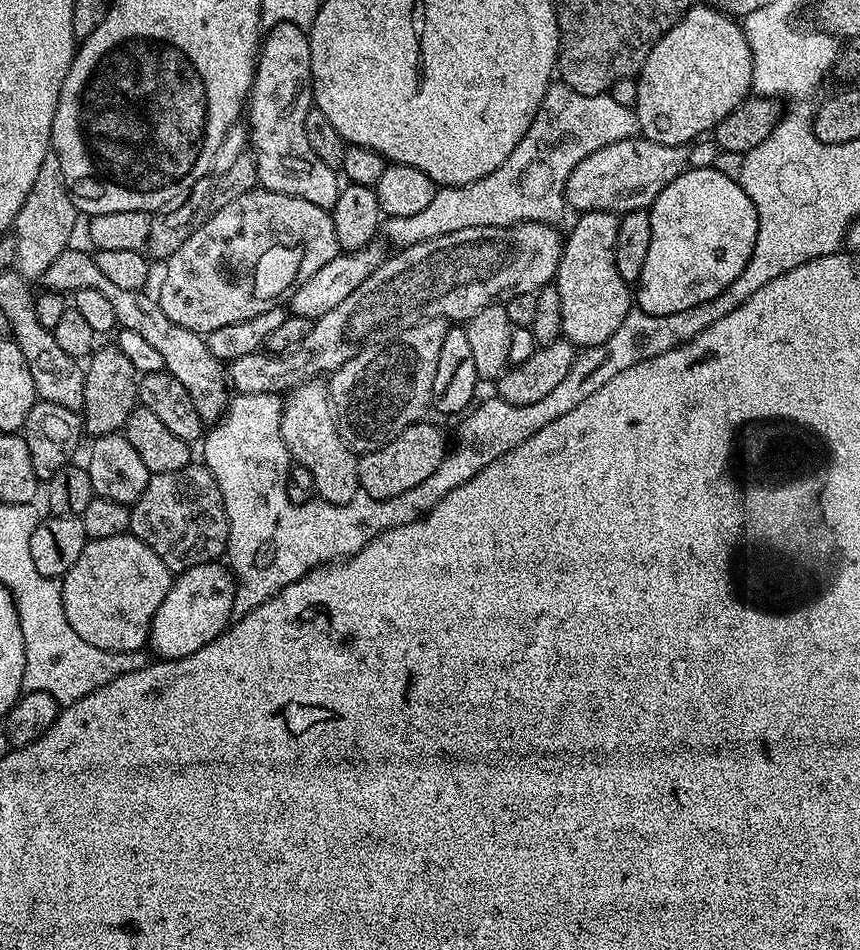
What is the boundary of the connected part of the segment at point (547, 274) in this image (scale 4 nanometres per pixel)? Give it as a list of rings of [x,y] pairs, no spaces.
[[[542,222],[511,224],[505,228],[474,226],[393,251],[393,256],[391,253],[350,298],[315,321],[314,334],[308,337],[306,346],[283,355],[269,355],[261,350],[231,361],[226,368],[231,387],[250,396],[263,392],[284,394],[299,385],[302,378],[317,375],[316,371],[324,364],[320,352],[328,351],[329,362],[339,366],[349,356],[357,356],[361,345],[371,341],[375,332],[387,328],[403,330],[430,318],[467,322],[487,304],[535,294],[555,281],[565,241],[558,229]]]

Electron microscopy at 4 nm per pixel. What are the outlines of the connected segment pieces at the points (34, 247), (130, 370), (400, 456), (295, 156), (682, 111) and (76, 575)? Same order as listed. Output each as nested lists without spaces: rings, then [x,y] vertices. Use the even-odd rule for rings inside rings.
[[[50,150],[46,158],[42,158],[38,178],[34,186],[30,186],[30,194],[26,194],[26,202],[22,202],[22,210],[18,210],[16,215],[15,271],[23,274],[30,282],[43,278],[46,270],[50,270],[50,262],[54,262],[54,258],[58,258],[58,254],[62,254],[73,243],[72,231],[76,228],[76,219],[78,219],[76,207],[62,178],[62,162],[58,162],[58,154]]]
[[[115,346],[97,347],[87,357],[84,372],[84,407],[82,428],[89,437],[111,436],[123,429],[126,418],[138,406],[138,374],[122,350]]]
[[[421,422],[411,424],[386,446],[363,453],[356,461],[356,478],[361,493],[375,500],[389,500],[406,490],[414,490],[418,482],[426,482],[444,460],[450,448],[450,440],[436,424]]]
[[[296,22],[273,24],[276,25],[269,32],[267,29],[263,37],[256,76],[246,101],[247,131],[250,144],[252,140],[250,151],[258,166],[258,184],[272,192],[297,196],[314,202],[314,206],[331,210],[338,202],[341,177],[337,169],[326,166],[326,162],[314,154],[306,138],[306,114],[314,107],[308,33]]]
[[[704,2],[697,3],[650,50],[638,73],[636,85],[638,102],[634,111],[639,135],[659,144],[691,145],[711,133],[726,114],[749,99],[752,92],[752,51],[744,37],[743,27],[727,12]]]
[[[137,536],[98,538],[85,544],[78,562],[60,580],[66,622],[98,650],[131,654],[149,643],[152,619],[170,590],[174,573]]]

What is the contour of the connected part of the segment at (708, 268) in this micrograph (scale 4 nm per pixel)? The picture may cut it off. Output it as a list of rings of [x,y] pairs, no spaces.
[[[719,167],[688,168],[680,173],[652,204],[650,218],[650,251],[646,254],[646,266],[634,288],[634,300],[639,311],[646,314],[678,314],[690,310],[690,306],[702,306],[702,302],[716,302],[724,291],[732,288],[734,278],[742,274],[746,262],[758,238],[758,214],[754,202],[740,185],[739,179],[719,172]]]

